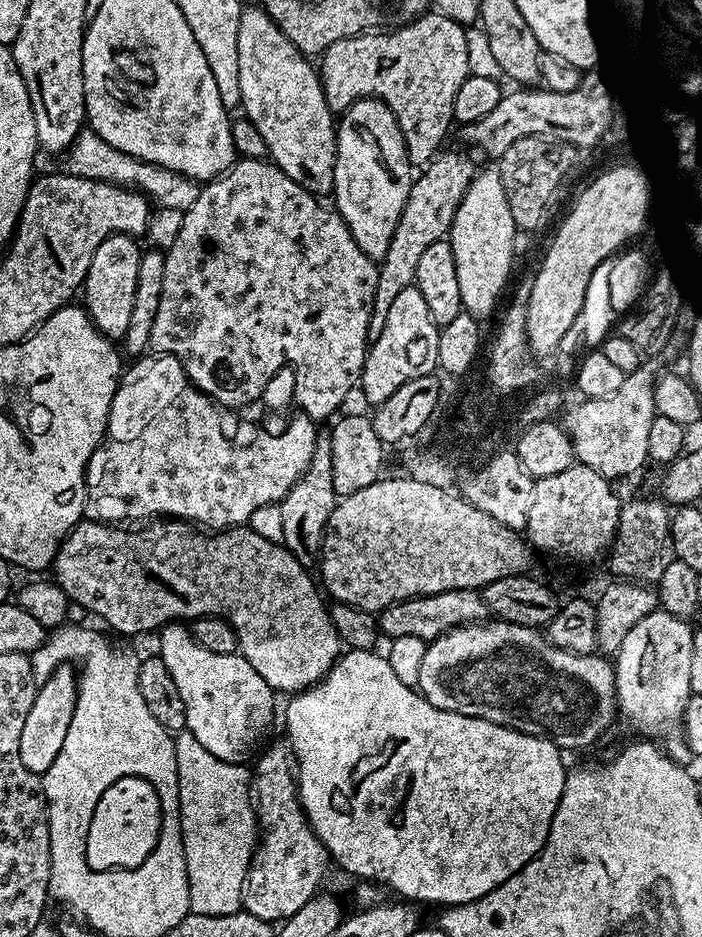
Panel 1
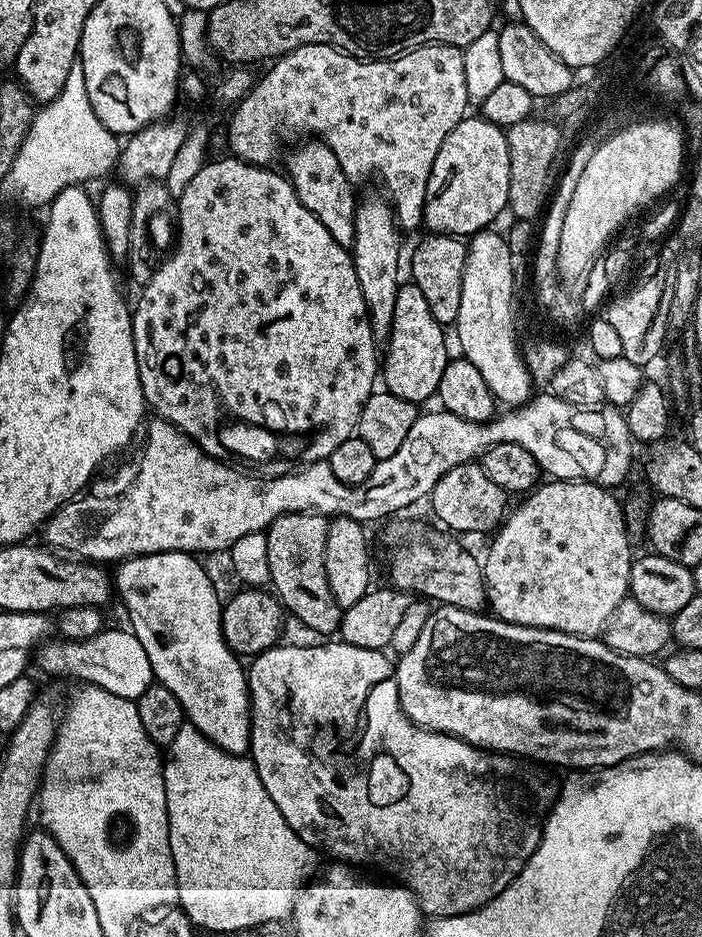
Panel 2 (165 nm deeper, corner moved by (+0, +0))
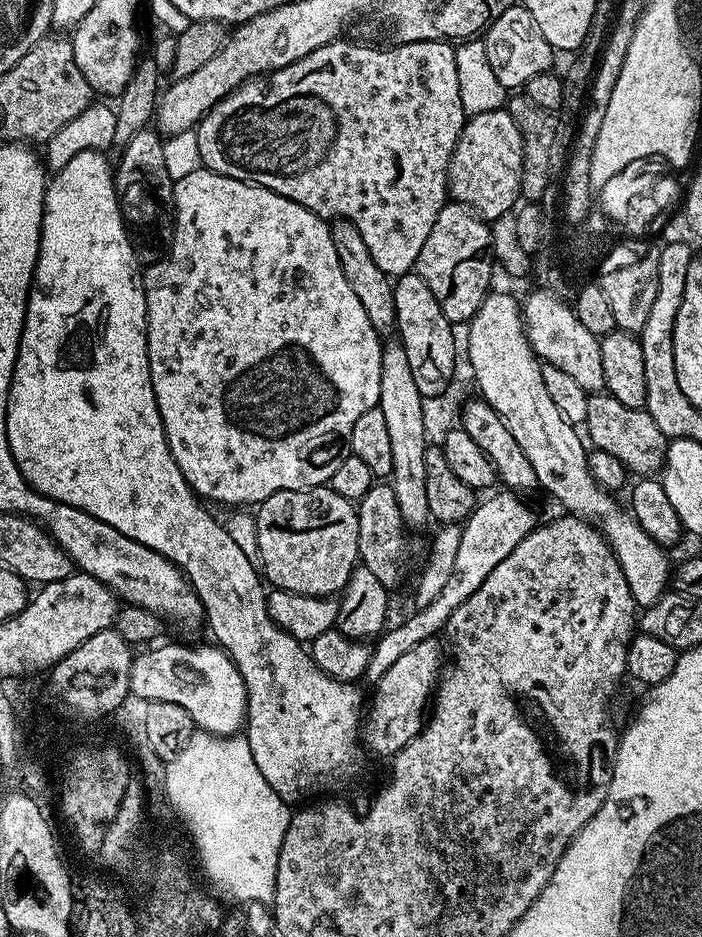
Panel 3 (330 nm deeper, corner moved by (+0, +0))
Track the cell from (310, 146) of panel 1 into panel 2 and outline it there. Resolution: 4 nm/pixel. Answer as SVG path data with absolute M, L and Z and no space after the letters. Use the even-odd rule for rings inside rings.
M312 138L309 141L309 144L304 144L289 154L286 175L292 181L302 206L306 206L306 210L310 210L310 214L314 214L314 218L318 218L318 222L322 222L322 226L330 230L330 236L336 242L343 248L351 249L358 203L357 189L346 178L334 150L330 150L319 139Z

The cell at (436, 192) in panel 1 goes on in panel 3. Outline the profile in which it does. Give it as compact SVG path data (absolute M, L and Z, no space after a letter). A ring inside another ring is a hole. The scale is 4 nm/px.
M495 108L465 119L448 167L448 194L455 203L466 205L489 222L496 220L517 207L523 173L522 134L507 110Z

